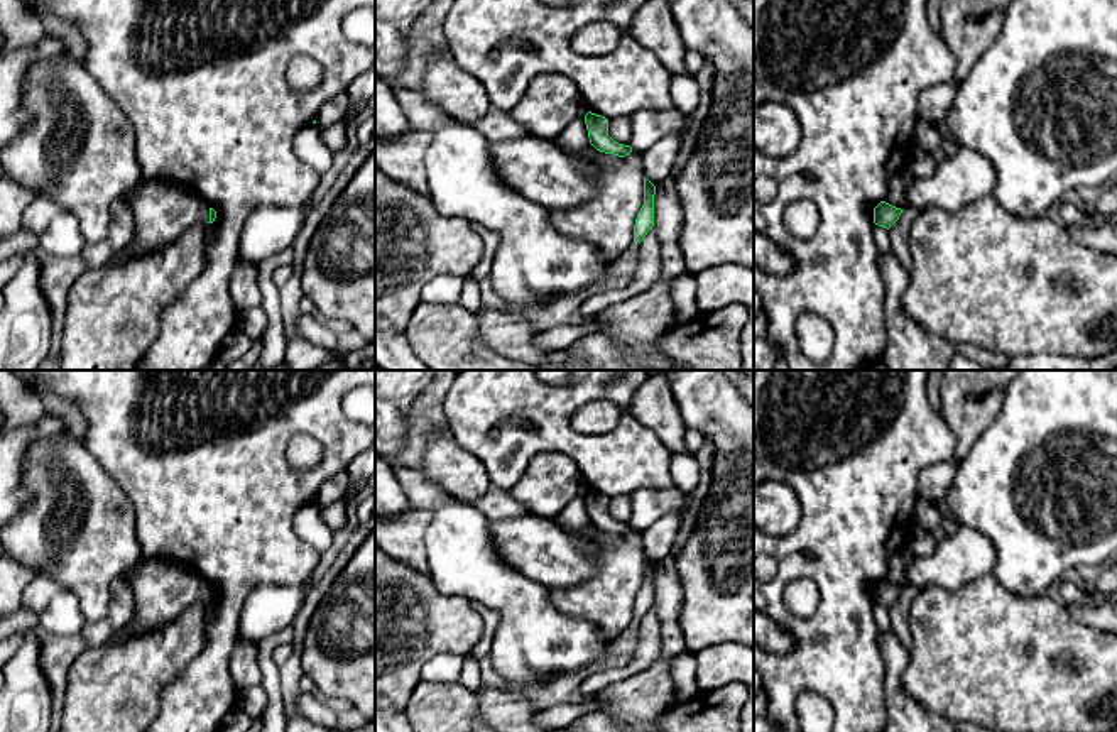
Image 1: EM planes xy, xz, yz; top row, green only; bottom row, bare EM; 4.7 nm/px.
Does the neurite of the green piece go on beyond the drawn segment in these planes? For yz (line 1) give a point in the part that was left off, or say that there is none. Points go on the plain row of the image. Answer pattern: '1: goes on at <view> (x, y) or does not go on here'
1: does not go on here

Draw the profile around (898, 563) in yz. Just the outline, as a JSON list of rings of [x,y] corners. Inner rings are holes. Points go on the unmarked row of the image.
[[[904,544],[899,551],[889,556],[884,580],[901,588],[909,587],[907,568],[916,558],[918,556],[909,546]]]

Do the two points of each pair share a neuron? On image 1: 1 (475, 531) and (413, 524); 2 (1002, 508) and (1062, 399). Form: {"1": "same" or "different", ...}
{"1": "different", "2": "same"}

